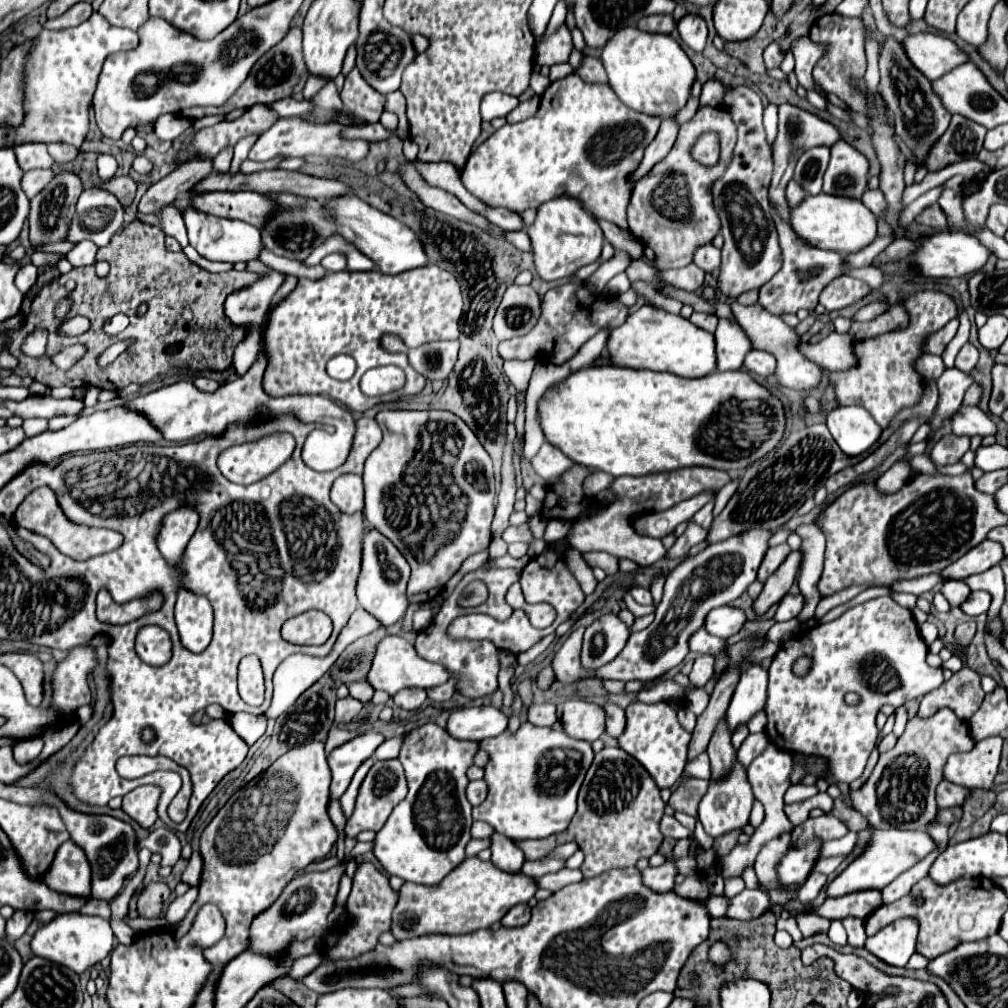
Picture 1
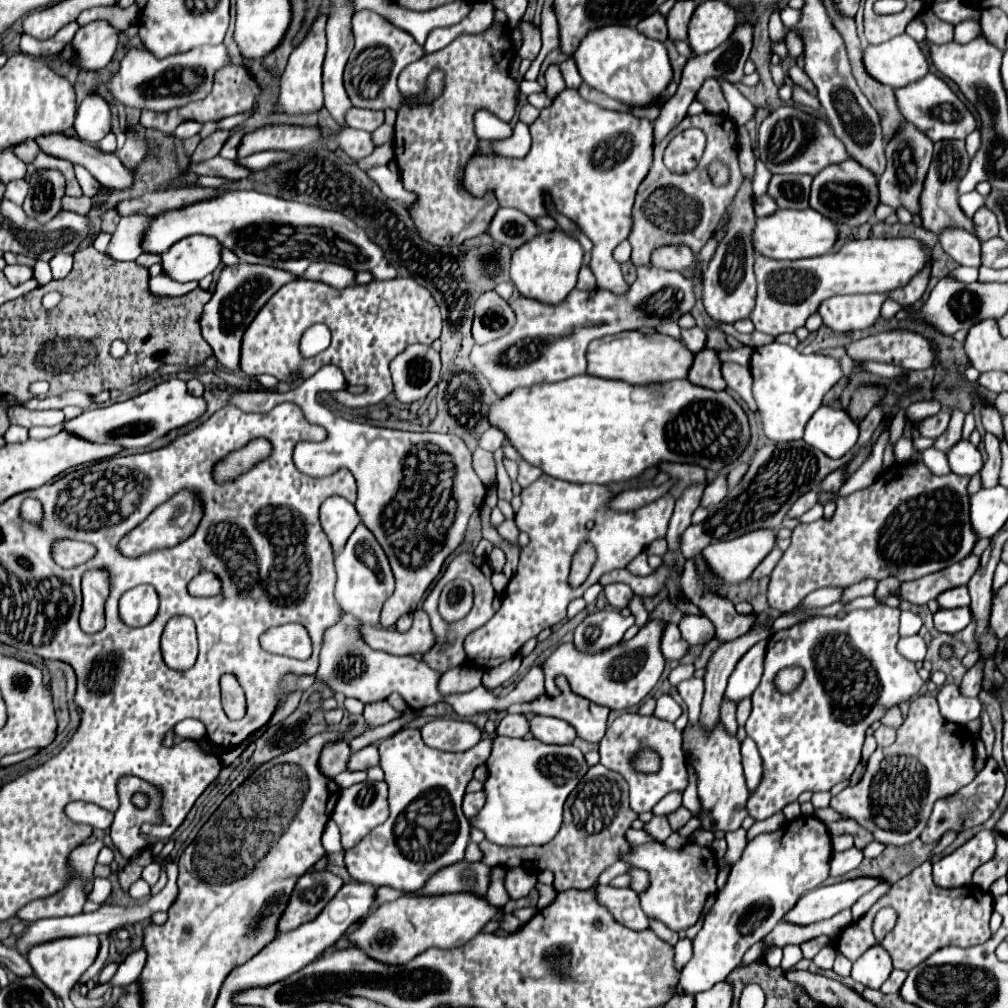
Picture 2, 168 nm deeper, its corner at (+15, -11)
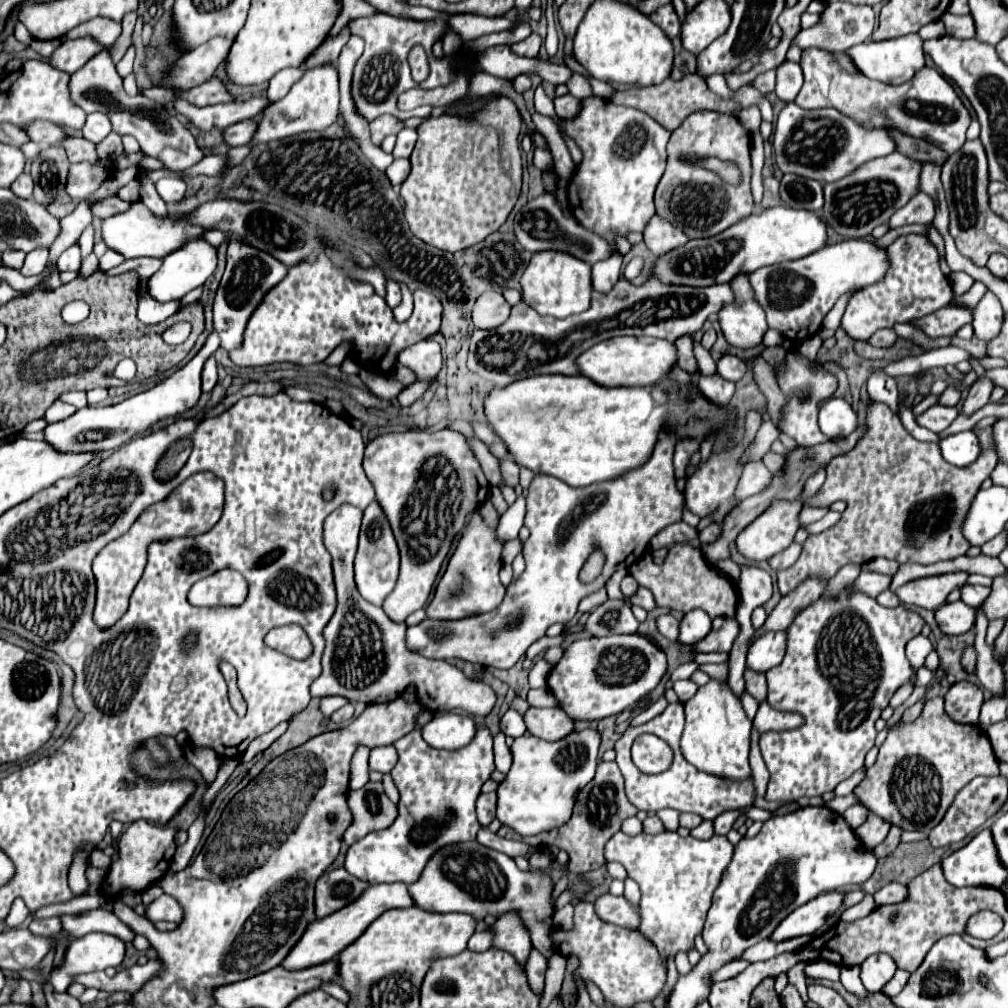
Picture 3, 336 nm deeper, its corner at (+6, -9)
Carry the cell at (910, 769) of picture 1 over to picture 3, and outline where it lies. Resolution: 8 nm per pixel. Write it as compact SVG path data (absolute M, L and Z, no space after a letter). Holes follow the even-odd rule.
M935 696L925 700L923 712L915 722L899 726L897 730L889 732L887 740L879 748L877 762L873 764L873 768L867 770L865 778L861 780L861 784L857 784L853 794L857 796L859 804L863 804L869 812L877 814L879 818L883 818L893 826L899 826L901 830L929 832L945 816L955 794L965 784L969 784L975 776L997 776L997 774L999 774L999 764L987 734L979 726L953 722L943 708L943 698Z

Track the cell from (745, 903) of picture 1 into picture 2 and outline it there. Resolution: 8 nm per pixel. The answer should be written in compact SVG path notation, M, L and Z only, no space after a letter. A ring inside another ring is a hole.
M688 938L678 940L678 944L674 946L674 966L676 966L676 970L680 972L690 958L692 958L692 940L688 940Z

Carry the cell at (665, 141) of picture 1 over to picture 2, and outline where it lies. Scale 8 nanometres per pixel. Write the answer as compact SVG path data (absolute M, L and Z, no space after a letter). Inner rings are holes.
M740 22L740 24L736 26L736 30L732 32L732 38L728 38L728 42L722 42L720 46L716 46L716 48L714 48L712 52L708 52L708 54L700 54L700 56L688 58L676 94L662 106L662 112L660 112L658 120L654 122L656 144L668 134L668 130L672 130L672 128L688 114L688 106L692 104L692 100L696 98L696 92L700 90L700 86L702 86L708 78L724 78L724 80L728 80L728 82L732 82L732 84L736 84L736 82L742 80L742 76L744 76L744 62L748 60L748 54L750 54L750 50L752 50L752 42L754 42L752 24L750 24L750 22Z

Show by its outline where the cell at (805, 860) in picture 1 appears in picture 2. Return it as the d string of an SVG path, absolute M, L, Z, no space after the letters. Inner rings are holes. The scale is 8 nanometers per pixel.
M798 816L786 824L782 824L776 832L758 834L748 842L740 860L732 866L726 886L718 890L714 904L704 914L704 924L700 932L692 940L692 958L680 972L680 980L676 986L678 994L698 994L710 990L716 982L724 980L742 960L744 952L756 944L760 938L770 934L770 930L784 918L784 914L794 908L798 898L808 890L820 886L830 876L830 858L832 858L832 842L830 832L824 822L816 816Z

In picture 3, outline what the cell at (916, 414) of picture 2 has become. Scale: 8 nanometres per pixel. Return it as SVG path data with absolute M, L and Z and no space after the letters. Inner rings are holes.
M949 386L941 396L939 396L939 404L941 406L957 406L957 402L961 400L961 394L955 386Z

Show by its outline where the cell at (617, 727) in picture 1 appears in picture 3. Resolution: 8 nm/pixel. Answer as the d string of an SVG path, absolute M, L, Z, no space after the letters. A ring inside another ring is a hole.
M547 688L529 690L527 702L529 702L529 706L535 706L535 708L559 708L561 706L561 704L557 704L557 698L553 696L553 692L549 692Z

